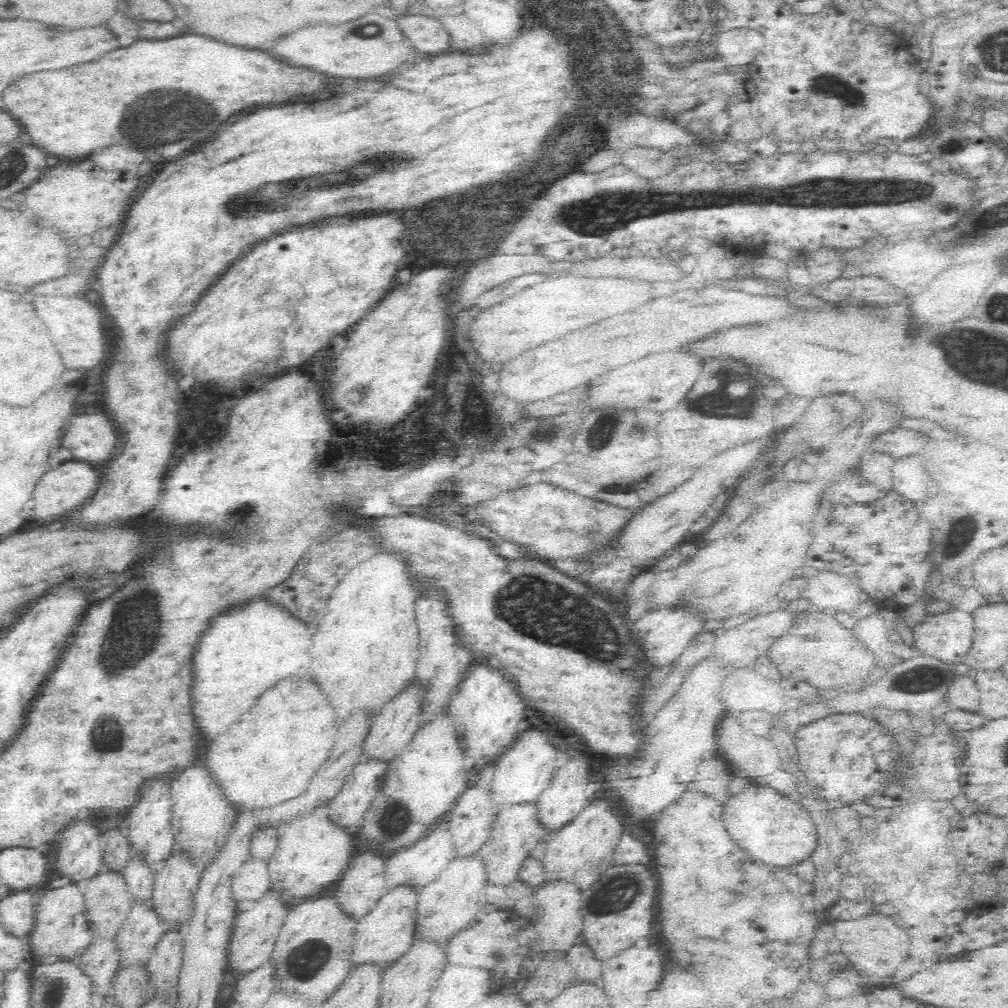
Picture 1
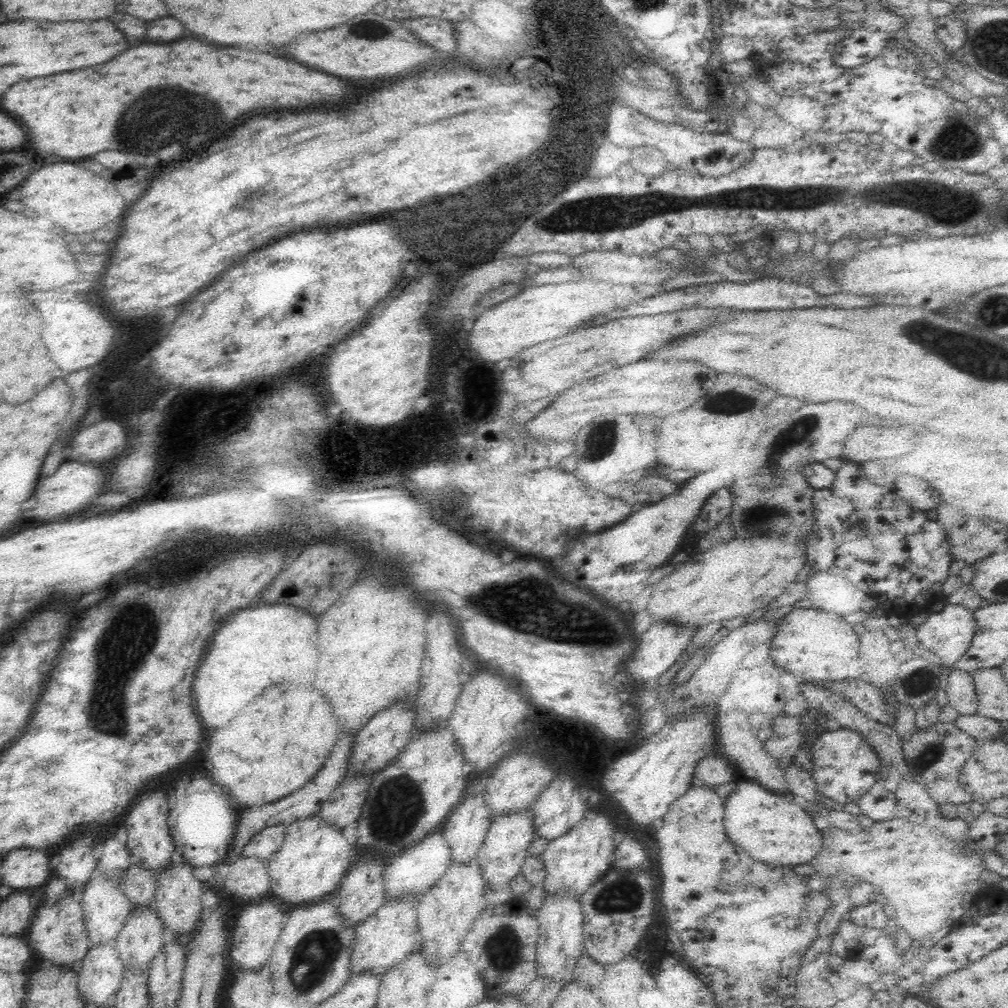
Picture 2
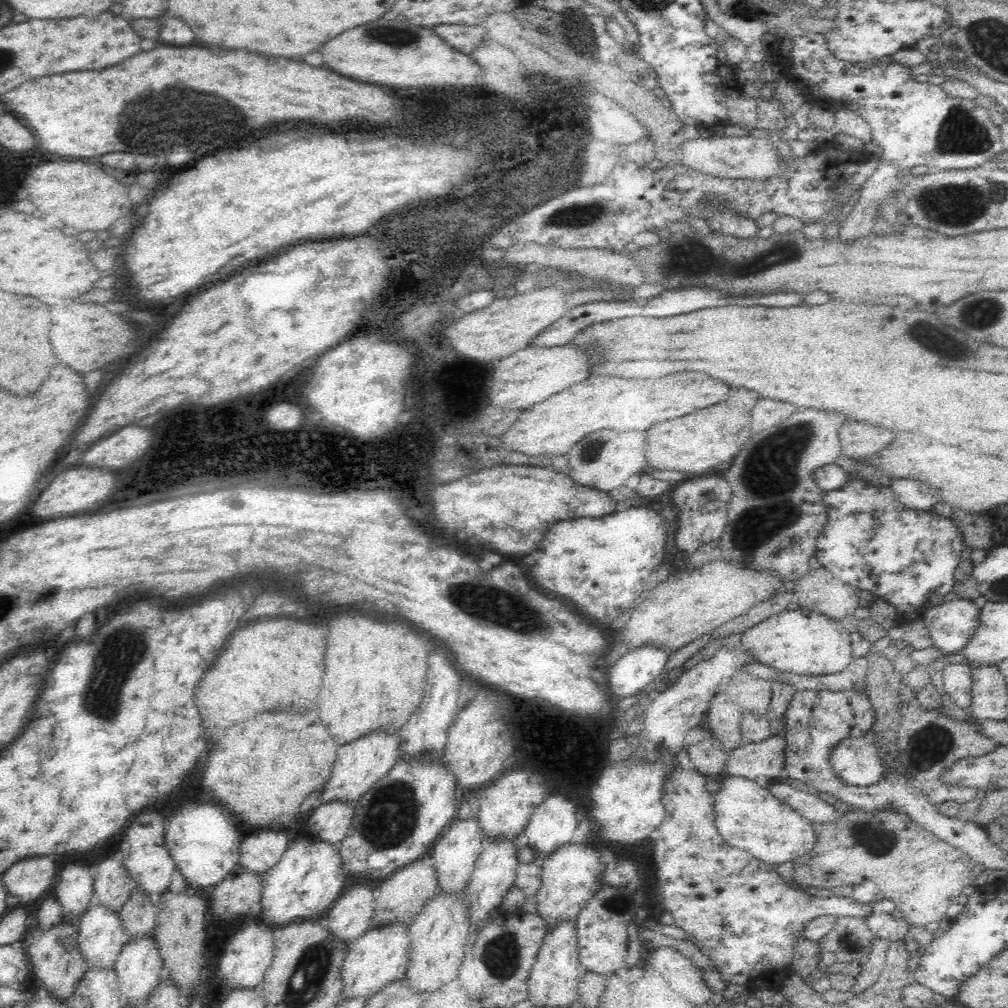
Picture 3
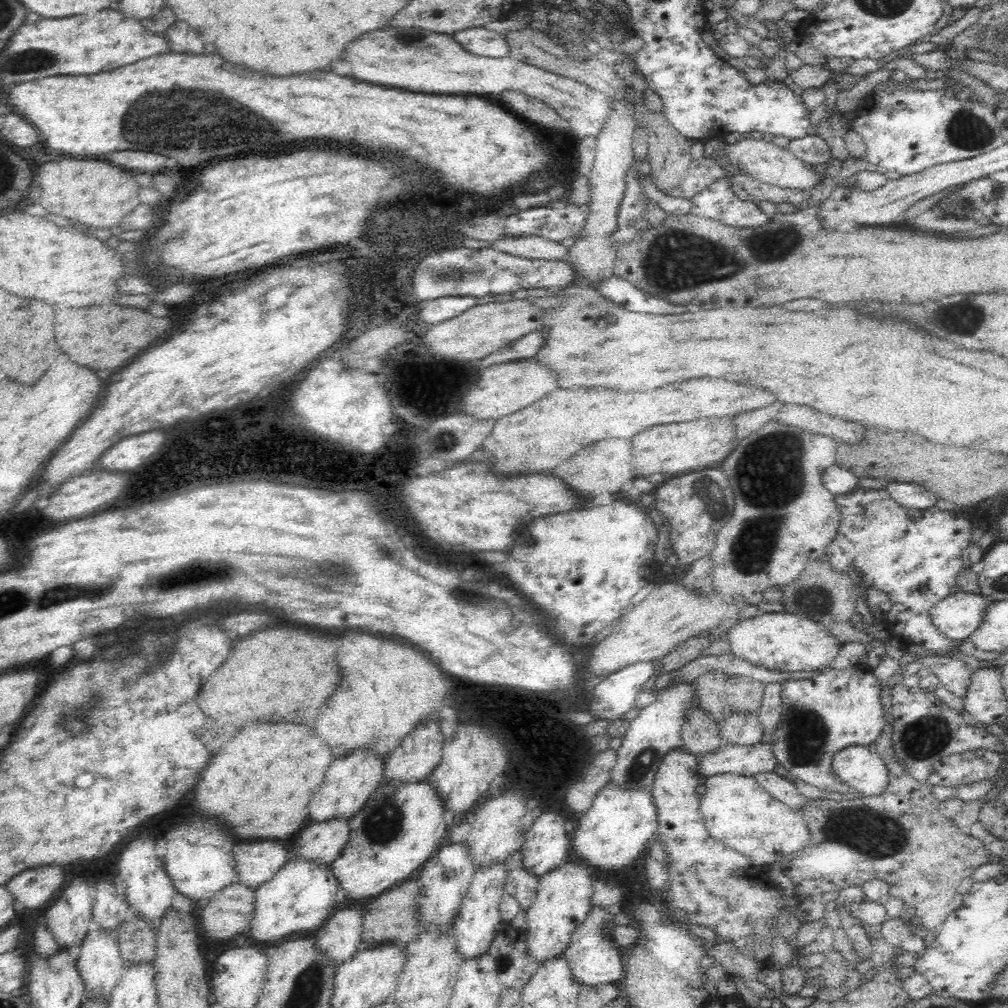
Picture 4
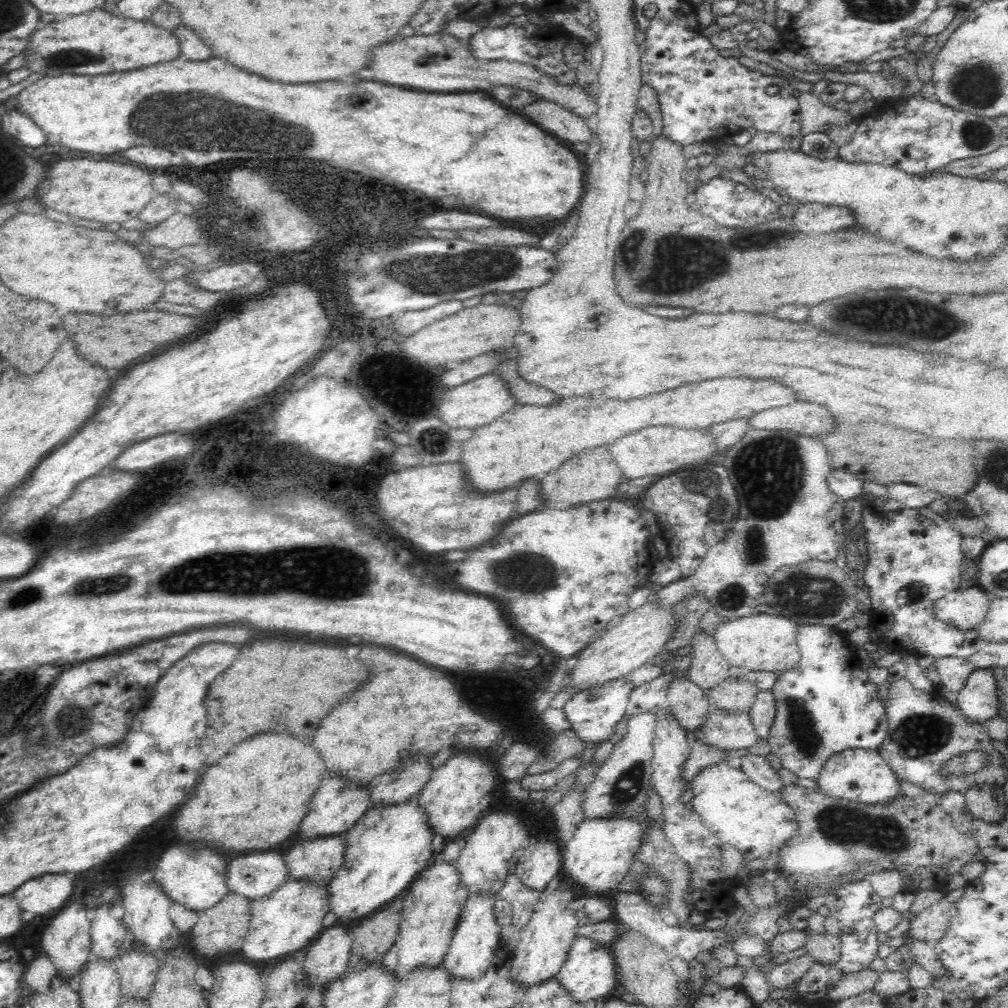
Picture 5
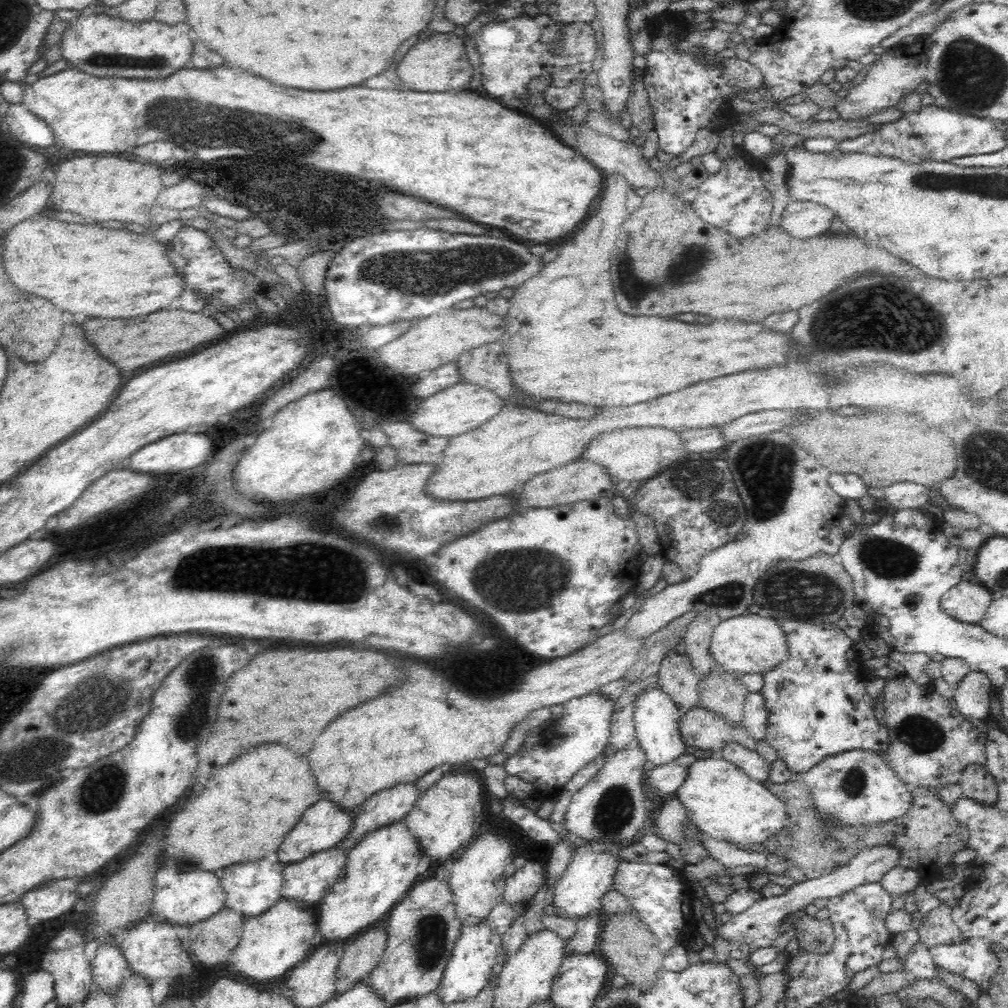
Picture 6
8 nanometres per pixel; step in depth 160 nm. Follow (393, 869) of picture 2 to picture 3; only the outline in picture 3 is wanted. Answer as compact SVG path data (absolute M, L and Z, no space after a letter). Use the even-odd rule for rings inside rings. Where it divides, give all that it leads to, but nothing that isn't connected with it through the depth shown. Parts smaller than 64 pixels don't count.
M432 852L424 853L420 860L402 866L395 873L388 875L376 888L376 906L372 916L372 926L387 925L388 922L402 923L408 926L423 906L439 891L438 871L434 870Z

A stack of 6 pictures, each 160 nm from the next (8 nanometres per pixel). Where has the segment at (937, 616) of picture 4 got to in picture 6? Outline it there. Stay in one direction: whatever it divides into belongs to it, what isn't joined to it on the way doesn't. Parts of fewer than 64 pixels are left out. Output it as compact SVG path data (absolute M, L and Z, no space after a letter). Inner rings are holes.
M975 580L958 582L940 599L942 610L960 622L976 624L992 602L991 592Z

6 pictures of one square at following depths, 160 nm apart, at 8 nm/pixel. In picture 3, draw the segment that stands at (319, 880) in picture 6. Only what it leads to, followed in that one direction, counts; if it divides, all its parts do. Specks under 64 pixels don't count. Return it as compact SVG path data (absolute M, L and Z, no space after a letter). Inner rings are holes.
M332 801L322 804L314 814L308 818L310 837L330 844L340 843L347 837L354 818L356 803Z

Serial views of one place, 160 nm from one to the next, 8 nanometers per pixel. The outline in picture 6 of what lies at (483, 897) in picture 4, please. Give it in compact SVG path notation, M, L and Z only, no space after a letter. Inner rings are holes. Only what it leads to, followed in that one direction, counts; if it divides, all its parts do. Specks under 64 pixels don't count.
M486 921L463 924L451 957L448 959L440 987L437 989L439 998L445 1006L474 998L484 990L491 978L496 954L501 950L500 940L501 936L494 933Z

